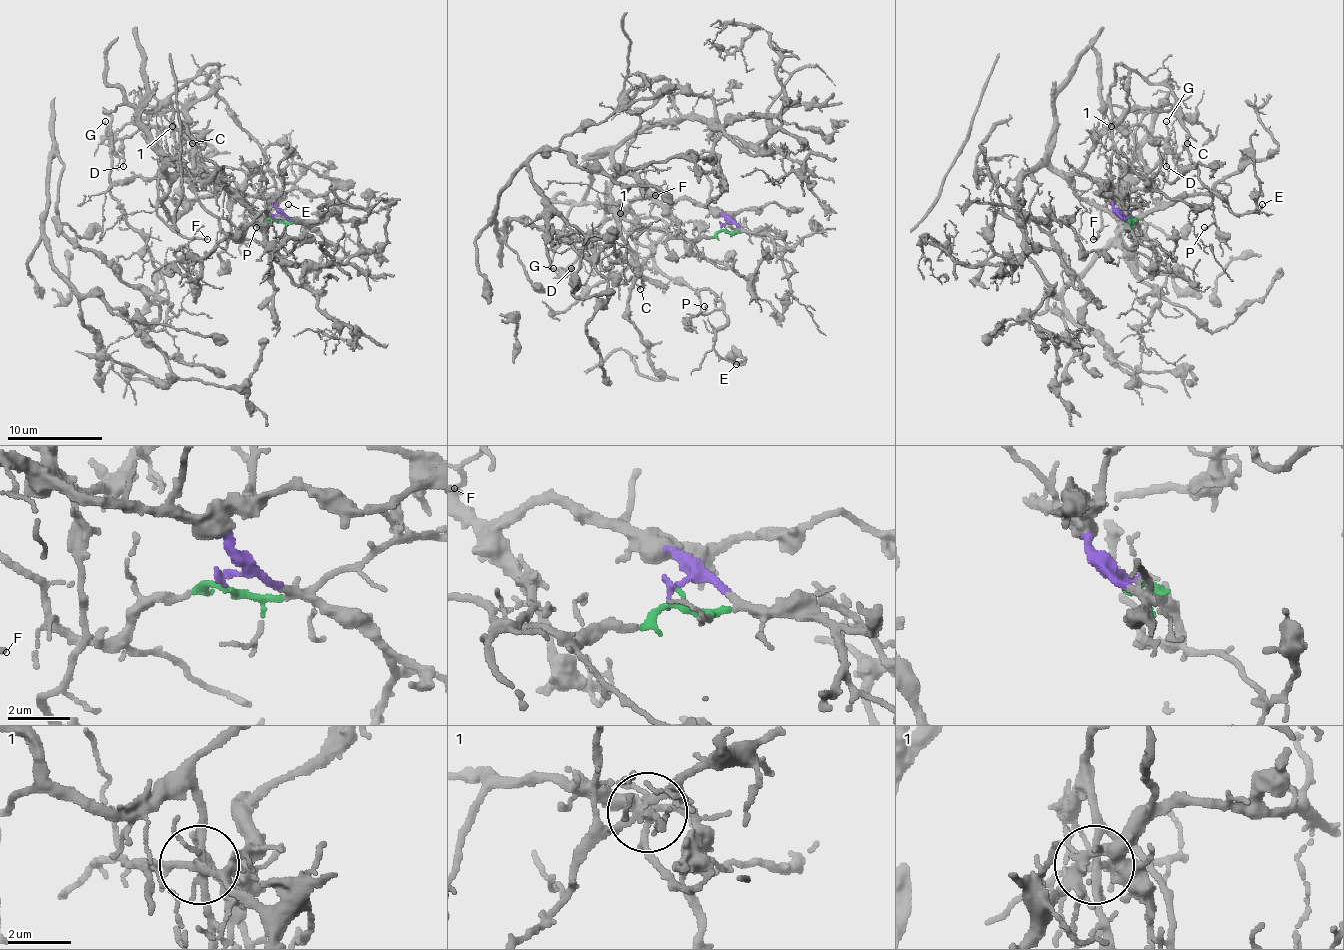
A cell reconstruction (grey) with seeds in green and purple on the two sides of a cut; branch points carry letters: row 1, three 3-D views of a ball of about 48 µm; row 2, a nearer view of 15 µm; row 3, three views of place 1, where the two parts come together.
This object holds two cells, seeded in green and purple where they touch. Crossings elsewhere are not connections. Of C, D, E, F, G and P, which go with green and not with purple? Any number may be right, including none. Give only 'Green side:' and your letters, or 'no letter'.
Green side: C, E, F, P

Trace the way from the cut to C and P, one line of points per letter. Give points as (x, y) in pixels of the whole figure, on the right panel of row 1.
C: (1123, 220), (1132, 218), (1140, 232), (1123, 199), (1111, 121), (1123, 123), (1149, 168), (1187, 142)
P: (1123, 220), (1140, 232), (1116, 151), (1116, 66), (1171, 90), (1211, 194), (1213, 223), (1204, 228)

